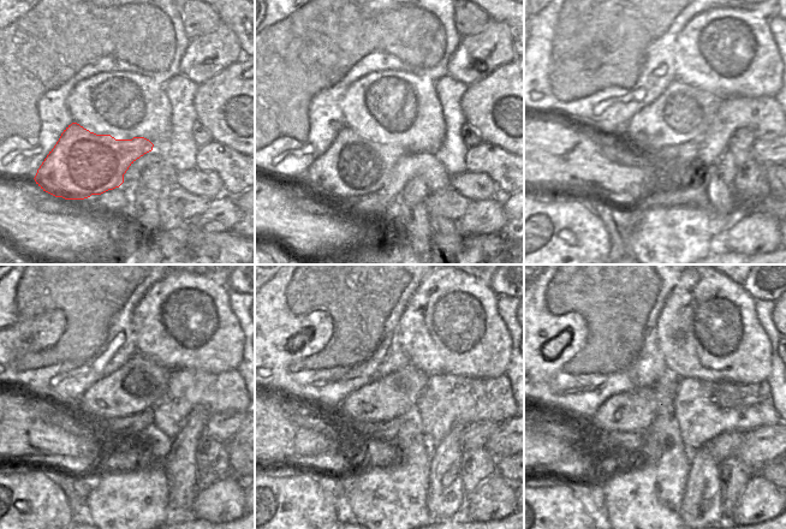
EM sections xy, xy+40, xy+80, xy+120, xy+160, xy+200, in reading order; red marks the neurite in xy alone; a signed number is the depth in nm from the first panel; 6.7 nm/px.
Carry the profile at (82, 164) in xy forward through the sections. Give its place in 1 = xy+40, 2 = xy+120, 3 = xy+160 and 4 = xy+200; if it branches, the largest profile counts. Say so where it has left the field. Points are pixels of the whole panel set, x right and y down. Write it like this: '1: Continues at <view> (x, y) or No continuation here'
1: Continues at xy+40 (352, 166)
2: Continues at xy+120 (75, 452)
3: Continues at xy+160 (319, 441)
4: Continues at xy+200 (624, 417).

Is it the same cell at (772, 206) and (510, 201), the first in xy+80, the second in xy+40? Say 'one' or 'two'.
one

